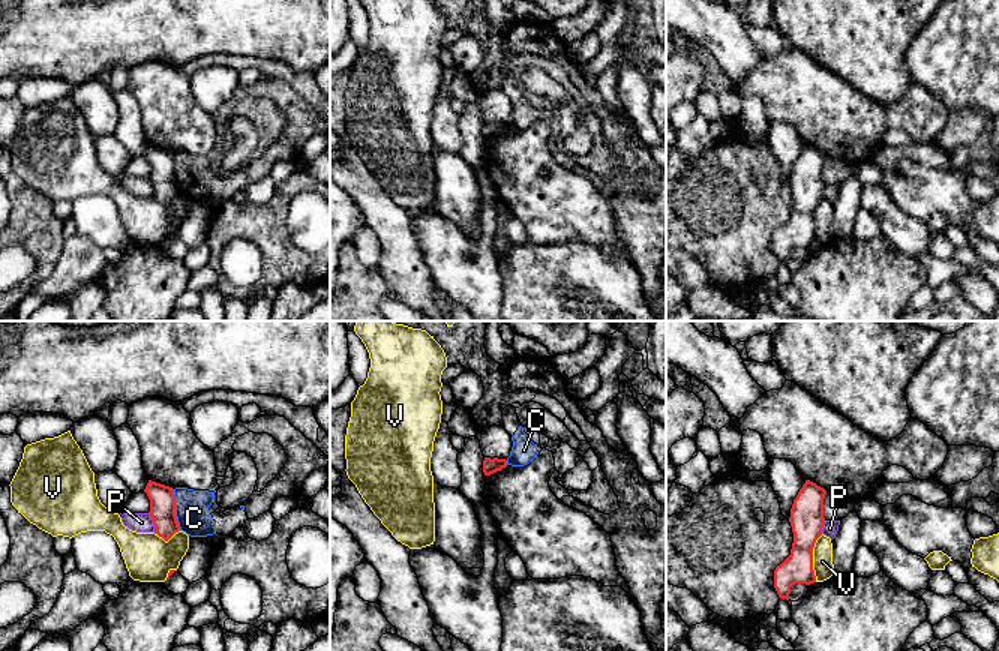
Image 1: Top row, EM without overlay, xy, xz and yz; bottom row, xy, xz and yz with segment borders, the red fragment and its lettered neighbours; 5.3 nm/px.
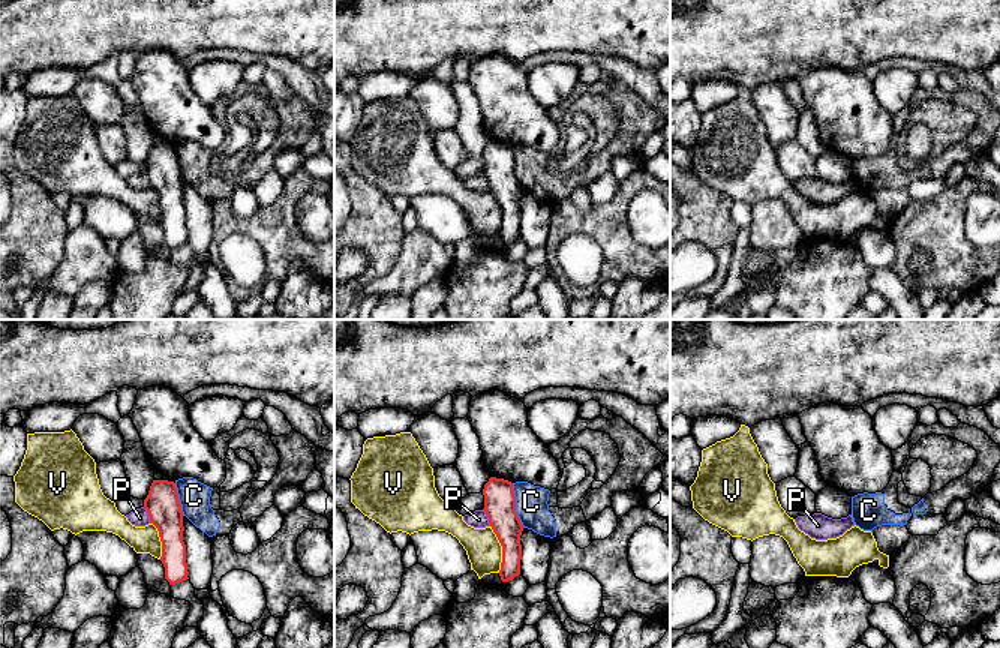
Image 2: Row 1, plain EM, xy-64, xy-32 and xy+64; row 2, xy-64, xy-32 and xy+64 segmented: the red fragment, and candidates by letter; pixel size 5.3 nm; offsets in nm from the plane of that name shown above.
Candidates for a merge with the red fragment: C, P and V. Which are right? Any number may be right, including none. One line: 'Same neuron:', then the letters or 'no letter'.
Same neuron: no letter

